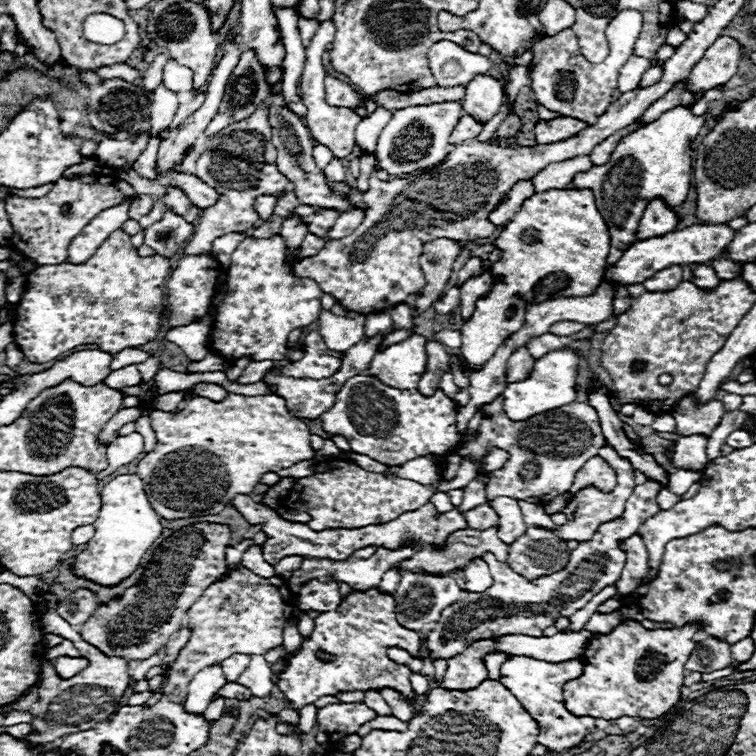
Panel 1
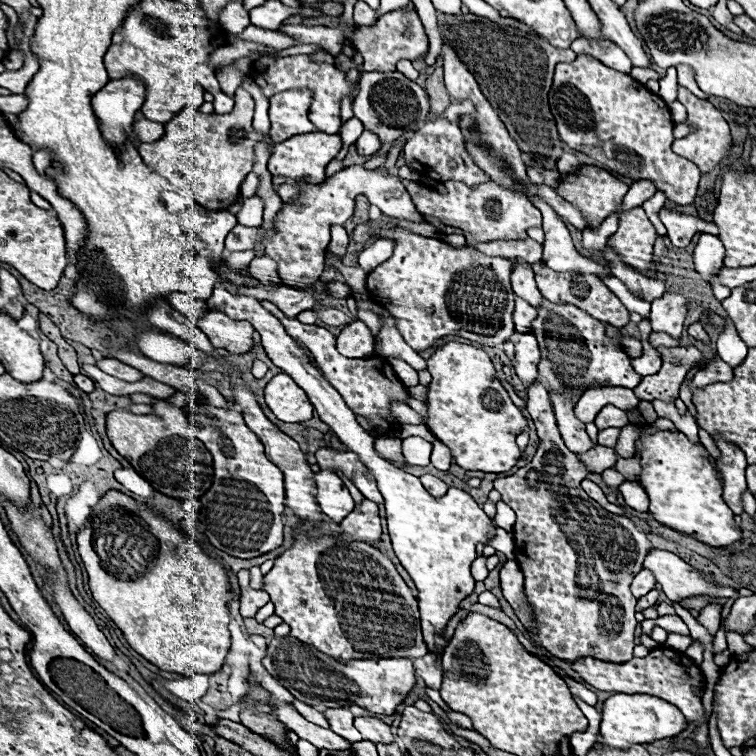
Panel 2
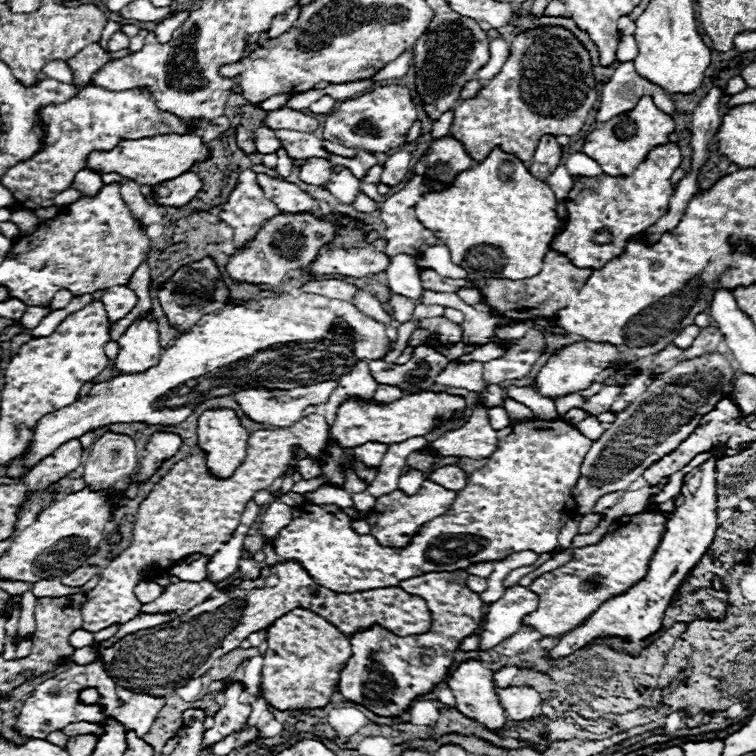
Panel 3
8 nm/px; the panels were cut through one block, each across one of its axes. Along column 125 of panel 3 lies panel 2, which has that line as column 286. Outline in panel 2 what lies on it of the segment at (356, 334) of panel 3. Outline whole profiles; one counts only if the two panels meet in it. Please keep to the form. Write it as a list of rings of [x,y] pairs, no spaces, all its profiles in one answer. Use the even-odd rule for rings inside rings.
[[[288,374],[274,376],[264,388],[264,398],[274,416],[282,422],[300,424],[312,418],[314,406],[306,392]]]

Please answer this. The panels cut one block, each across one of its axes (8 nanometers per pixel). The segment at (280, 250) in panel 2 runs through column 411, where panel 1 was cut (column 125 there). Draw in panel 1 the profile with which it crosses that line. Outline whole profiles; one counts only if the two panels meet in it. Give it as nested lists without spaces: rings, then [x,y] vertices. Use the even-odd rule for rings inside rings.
[[[128,198],[124,202],[120,202],[118,206],[112,206],[108,210],[102,210],[86,228],[80,236],[76,236],[76,240],[72,240],[70,248],[68,248],[68,262],[80,264],[84,260],[88,260],[88,256],[92,256],[96,252],[96,248],[118,228],[122,228],[122,224],[128,220],[128,210],[132,206],[134,198]]]

